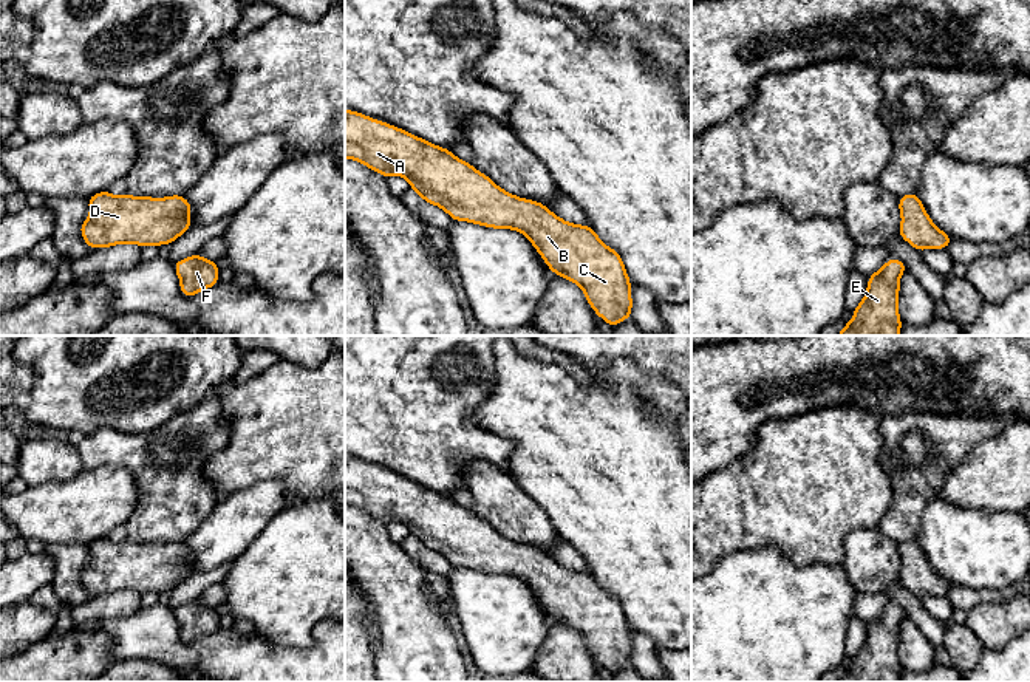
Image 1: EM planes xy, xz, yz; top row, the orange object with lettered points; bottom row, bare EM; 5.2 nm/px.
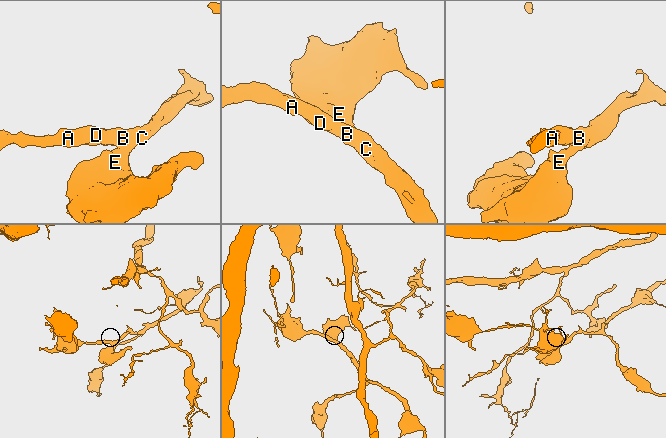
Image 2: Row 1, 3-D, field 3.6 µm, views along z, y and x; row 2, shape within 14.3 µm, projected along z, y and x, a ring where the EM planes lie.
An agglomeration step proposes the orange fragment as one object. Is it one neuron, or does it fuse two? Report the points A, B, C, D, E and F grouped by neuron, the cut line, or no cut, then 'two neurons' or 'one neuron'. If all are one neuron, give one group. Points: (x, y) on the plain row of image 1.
A B C D E F | no cut | one neuron

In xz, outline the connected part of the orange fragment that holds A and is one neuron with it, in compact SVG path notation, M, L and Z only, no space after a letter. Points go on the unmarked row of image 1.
M345 456L345 504L365 510L387 526L393 521L405 524L410 535L428 551L439 552L453 568L521 578L555 622L582 634L589 653L609 673L631 665L631 626L623 606L597 583L591 572L568 569L544 551L503 537L487 521L456 504L448 495L354 456Z

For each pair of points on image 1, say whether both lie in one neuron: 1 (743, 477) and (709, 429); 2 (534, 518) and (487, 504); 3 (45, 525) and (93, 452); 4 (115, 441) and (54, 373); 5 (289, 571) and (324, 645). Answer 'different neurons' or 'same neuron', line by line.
1: different neurons
2: same neuron
3: different neurons
4: different neurons
5: different neurons

